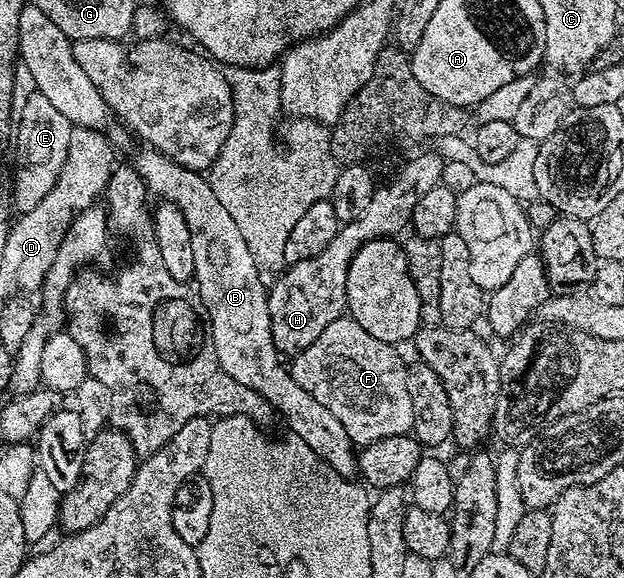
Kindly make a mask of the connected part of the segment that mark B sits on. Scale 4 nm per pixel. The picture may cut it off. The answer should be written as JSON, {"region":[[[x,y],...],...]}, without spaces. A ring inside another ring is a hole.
{"region":[[[138,148],[142,149],[135,151],[132,168],[140,175],[140,179],[146,182],[146,188],[153,196],[155,193],[158,199],[174,205],[182,212],[184,223],[188,225],[192,256],[196,262],[193,284],[198,285],[196,296],[208,318],[208,332],[211,341],[214,342],[216,359],[220,367],[251,394],[259,393],[282,416],[283,423],[290,428],[287,430],[306,443],[312,451],[316,451],[316,455],[321,461],[328,463],[328,467],[335,469],[341,477],[353,478],[358,471],[358,455],[348,431],[344,431],[340,419],[336,419],[336,415],[332,415],[328,407],[316,403],[316,399],[312,399],[312,395],[308,395],[308,391],[304,391],[304,387],[296,383],[296,379],[285,364],[282,366],[283,358],[272,339],[268,315],[268,289],[265,284],[262,286],[262,281],[258,278],[259,267],[252,259],[252,253],[248,251],[248,243],[244,243],[244,235],[240,235],[239,229],[236,228],[236,219],[232,219],[232,215],[228,215],[220,199],[216,199],[216,191],[212,191],[209,180],[201,172],[180,167],[155,149]]]}

